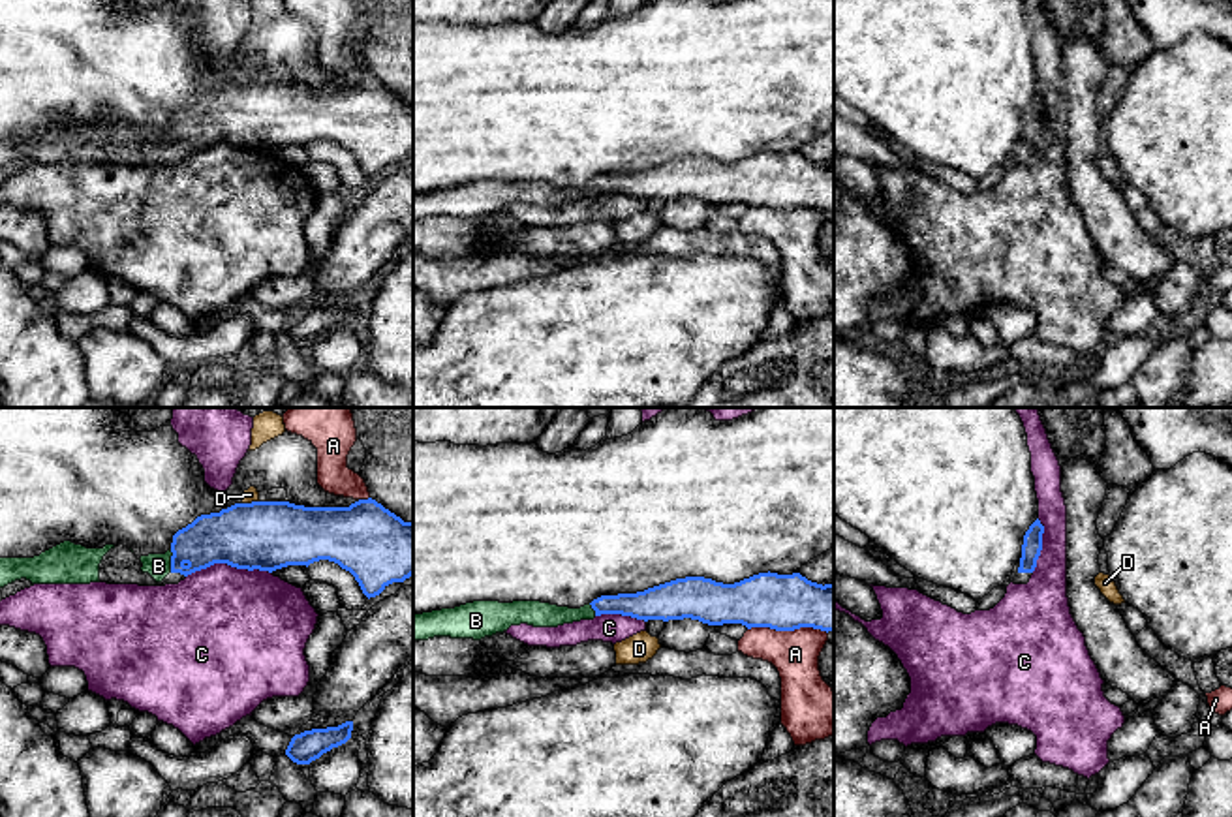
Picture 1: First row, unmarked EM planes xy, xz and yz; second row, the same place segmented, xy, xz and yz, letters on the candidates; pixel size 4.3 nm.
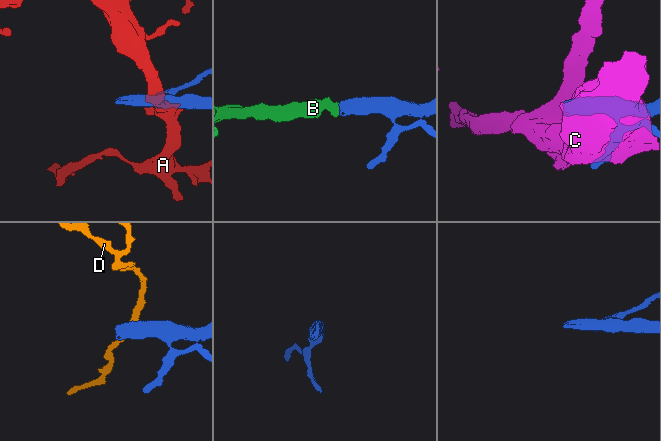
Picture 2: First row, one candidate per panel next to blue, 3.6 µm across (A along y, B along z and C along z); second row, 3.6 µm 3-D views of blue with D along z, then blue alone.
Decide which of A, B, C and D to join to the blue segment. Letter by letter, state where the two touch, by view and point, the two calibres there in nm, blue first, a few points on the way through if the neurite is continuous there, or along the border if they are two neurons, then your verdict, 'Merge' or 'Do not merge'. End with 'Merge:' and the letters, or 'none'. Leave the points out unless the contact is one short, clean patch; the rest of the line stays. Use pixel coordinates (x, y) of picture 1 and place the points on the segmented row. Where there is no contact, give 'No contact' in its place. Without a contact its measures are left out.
A: Touches blue at xz (787, 630). Thickness 240 nm (blue) against 200 nm. Do not merge
B: Touches blue at xy (171, 560). Thickness 220 nm (blue) against 110 nm. Path across: xy (220, 538), (190, 545), (171, 560), (158, 566). Merge
C: Touches blue at xy (228, 564). Thickness 300 nm (blue) against 480 nm. Do not merge
D: Touches blue at xy (252, 502). Thickness 300 nm (blue) against 60 nm. Boundary: xy (258, 500), (243, 504). Do not merge
Merge: B

